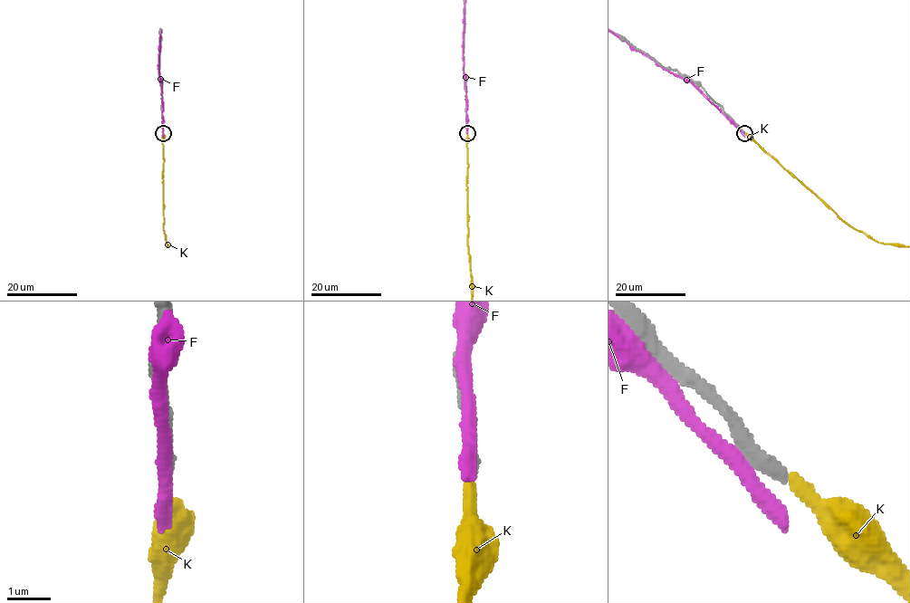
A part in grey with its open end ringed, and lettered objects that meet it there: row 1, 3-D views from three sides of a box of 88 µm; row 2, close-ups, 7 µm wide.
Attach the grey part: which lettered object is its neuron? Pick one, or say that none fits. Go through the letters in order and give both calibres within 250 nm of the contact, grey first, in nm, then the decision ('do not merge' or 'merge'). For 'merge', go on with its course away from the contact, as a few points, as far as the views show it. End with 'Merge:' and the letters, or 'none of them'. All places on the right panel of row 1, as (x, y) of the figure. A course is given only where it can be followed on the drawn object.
F: calibres 440 and 320 nm; do not merge
K: calibres 320 and 280 nm; merge
Merge: K

